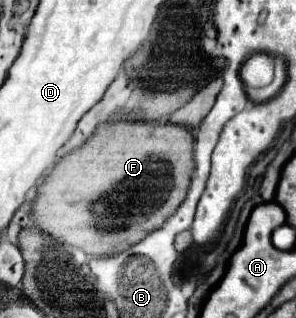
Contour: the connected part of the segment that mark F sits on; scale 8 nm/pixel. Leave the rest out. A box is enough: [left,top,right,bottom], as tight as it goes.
[33,120,193,254]

